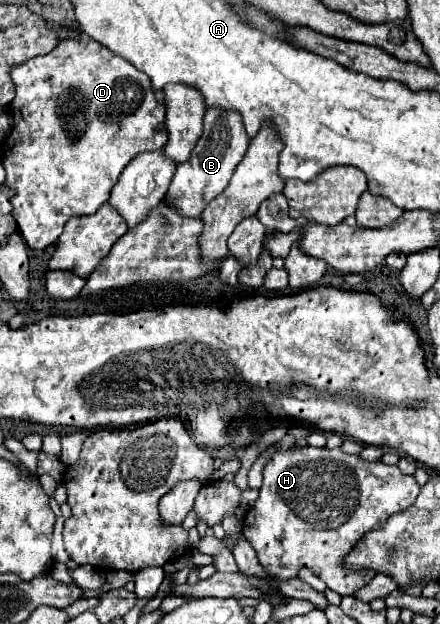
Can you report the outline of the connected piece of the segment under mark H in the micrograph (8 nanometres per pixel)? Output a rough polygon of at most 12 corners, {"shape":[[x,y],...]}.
{"shape":[[342,449],[278,451],[244,515],[268,579],[308,567],[354,595],[344,553],[420,485]]}

